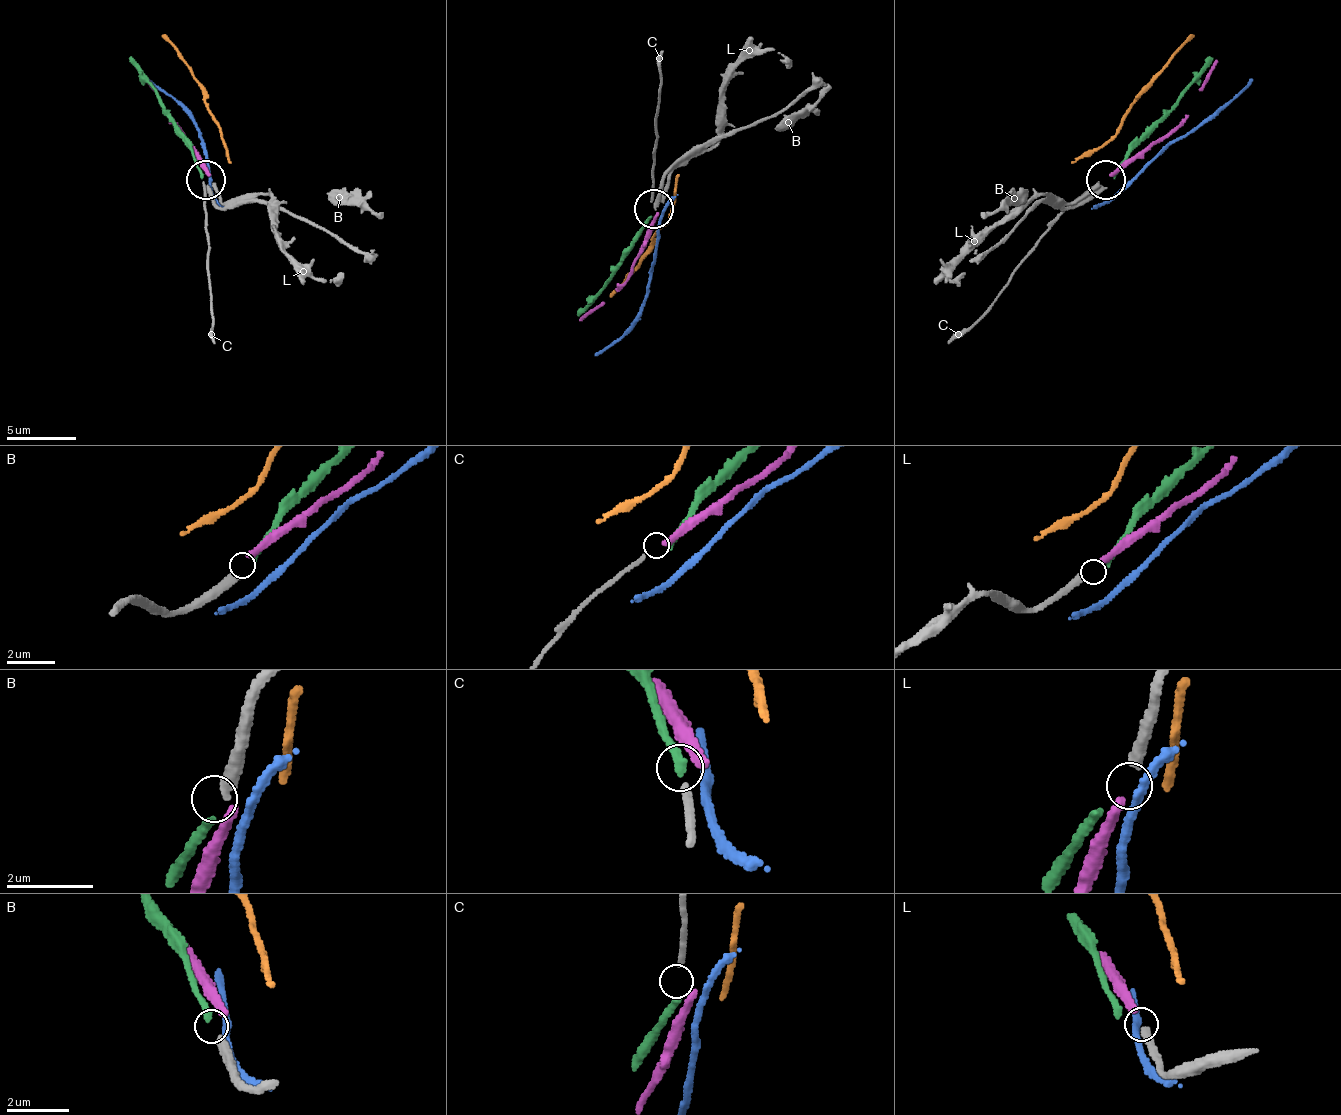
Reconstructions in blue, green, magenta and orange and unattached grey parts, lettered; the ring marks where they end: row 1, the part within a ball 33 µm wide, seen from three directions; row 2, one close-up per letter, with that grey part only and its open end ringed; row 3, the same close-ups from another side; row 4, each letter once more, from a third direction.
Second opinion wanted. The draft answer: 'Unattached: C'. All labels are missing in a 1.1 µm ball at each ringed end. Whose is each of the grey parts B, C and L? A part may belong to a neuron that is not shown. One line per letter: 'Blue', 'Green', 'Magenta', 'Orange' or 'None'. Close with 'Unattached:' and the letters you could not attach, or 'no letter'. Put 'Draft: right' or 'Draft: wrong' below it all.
B: Green
C: None
L: Magenta
Unattached: C
Draft: right

